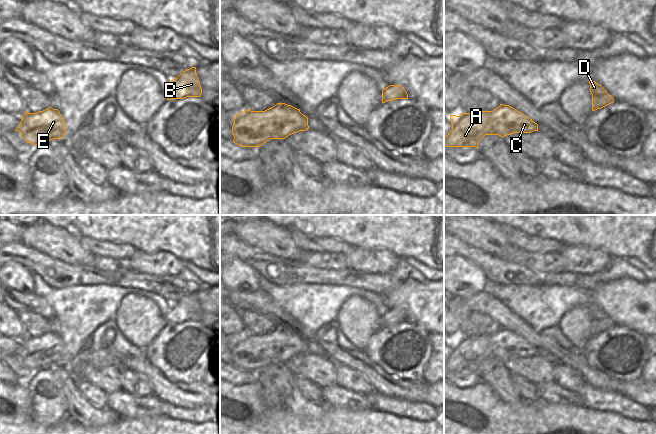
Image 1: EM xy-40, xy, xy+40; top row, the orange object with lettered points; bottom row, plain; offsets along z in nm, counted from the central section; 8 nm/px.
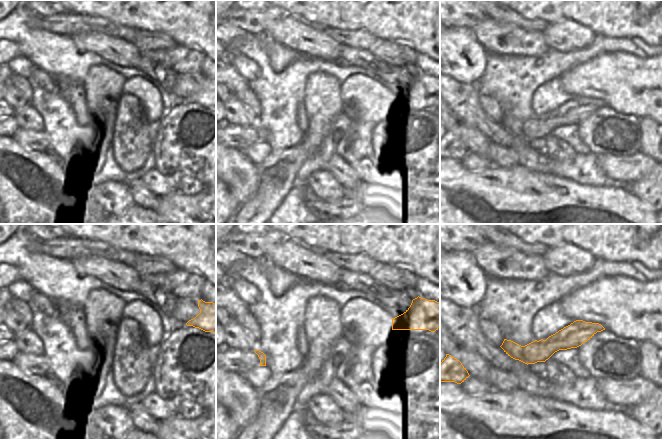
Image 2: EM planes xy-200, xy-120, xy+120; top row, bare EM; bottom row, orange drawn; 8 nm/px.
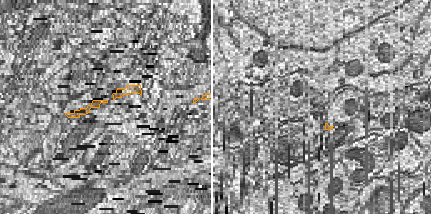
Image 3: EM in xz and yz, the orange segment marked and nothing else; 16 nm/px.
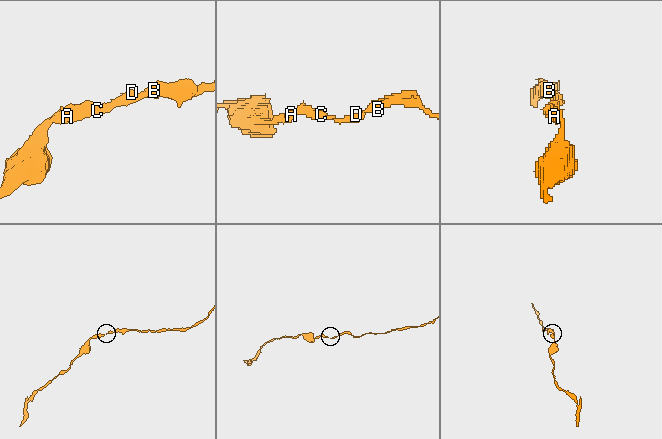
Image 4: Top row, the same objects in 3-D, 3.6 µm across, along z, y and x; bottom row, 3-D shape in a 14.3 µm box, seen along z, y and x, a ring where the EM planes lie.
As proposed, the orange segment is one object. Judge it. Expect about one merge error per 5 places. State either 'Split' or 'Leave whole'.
Leave whole

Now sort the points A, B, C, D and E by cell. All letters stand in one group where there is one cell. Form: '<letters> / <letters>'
A B C D E

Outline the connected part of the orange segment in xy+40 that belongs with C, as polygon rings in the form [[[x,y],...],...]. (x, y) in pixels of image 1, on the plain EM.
[[[500,328],[493,335],[450,339],[452,354],[444,361],[447,371],[475,371],[485,359],[502,362],[513,357],[538,355],[538,348],[509,329]]]

